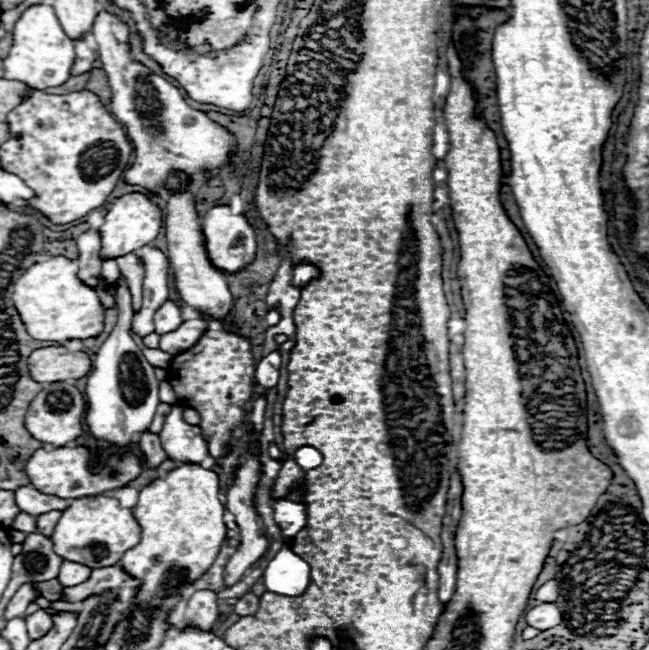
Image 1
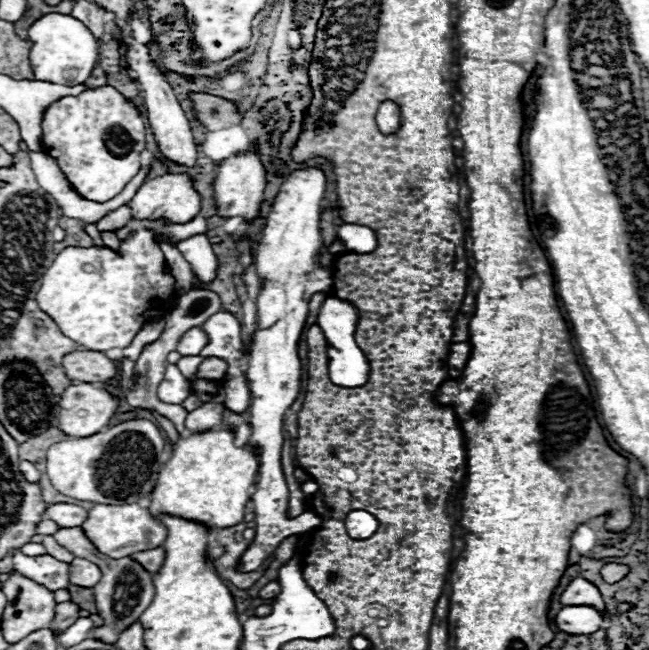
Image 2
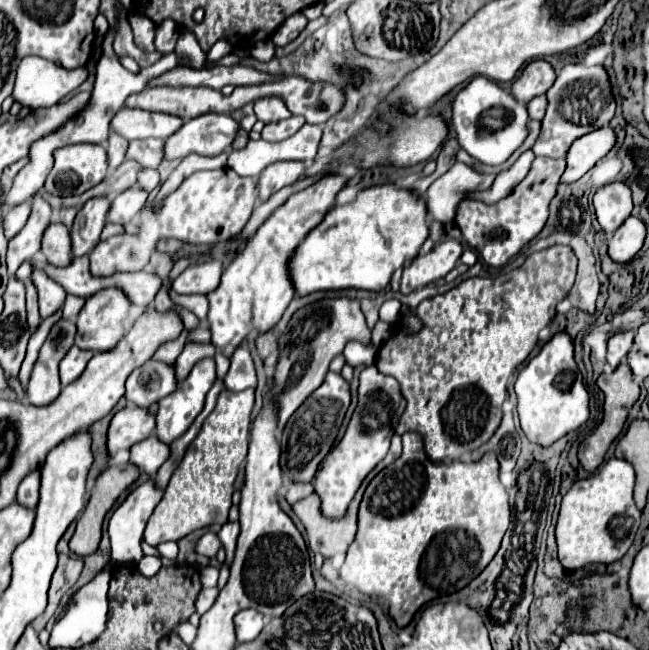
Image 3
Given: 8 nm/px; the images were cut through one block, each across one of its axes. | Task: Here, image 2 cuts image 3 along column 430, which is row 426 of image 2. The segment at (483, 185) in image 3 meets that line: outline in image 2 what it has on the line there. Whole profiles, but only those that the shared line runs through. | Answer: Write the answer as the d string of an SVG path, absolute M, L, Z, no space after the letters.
M206 402L200 408L192 410L186 420L186 432L194 434L194 432L206 432L206 430L214 430L222 424L222 404L214 404L214 402Z

